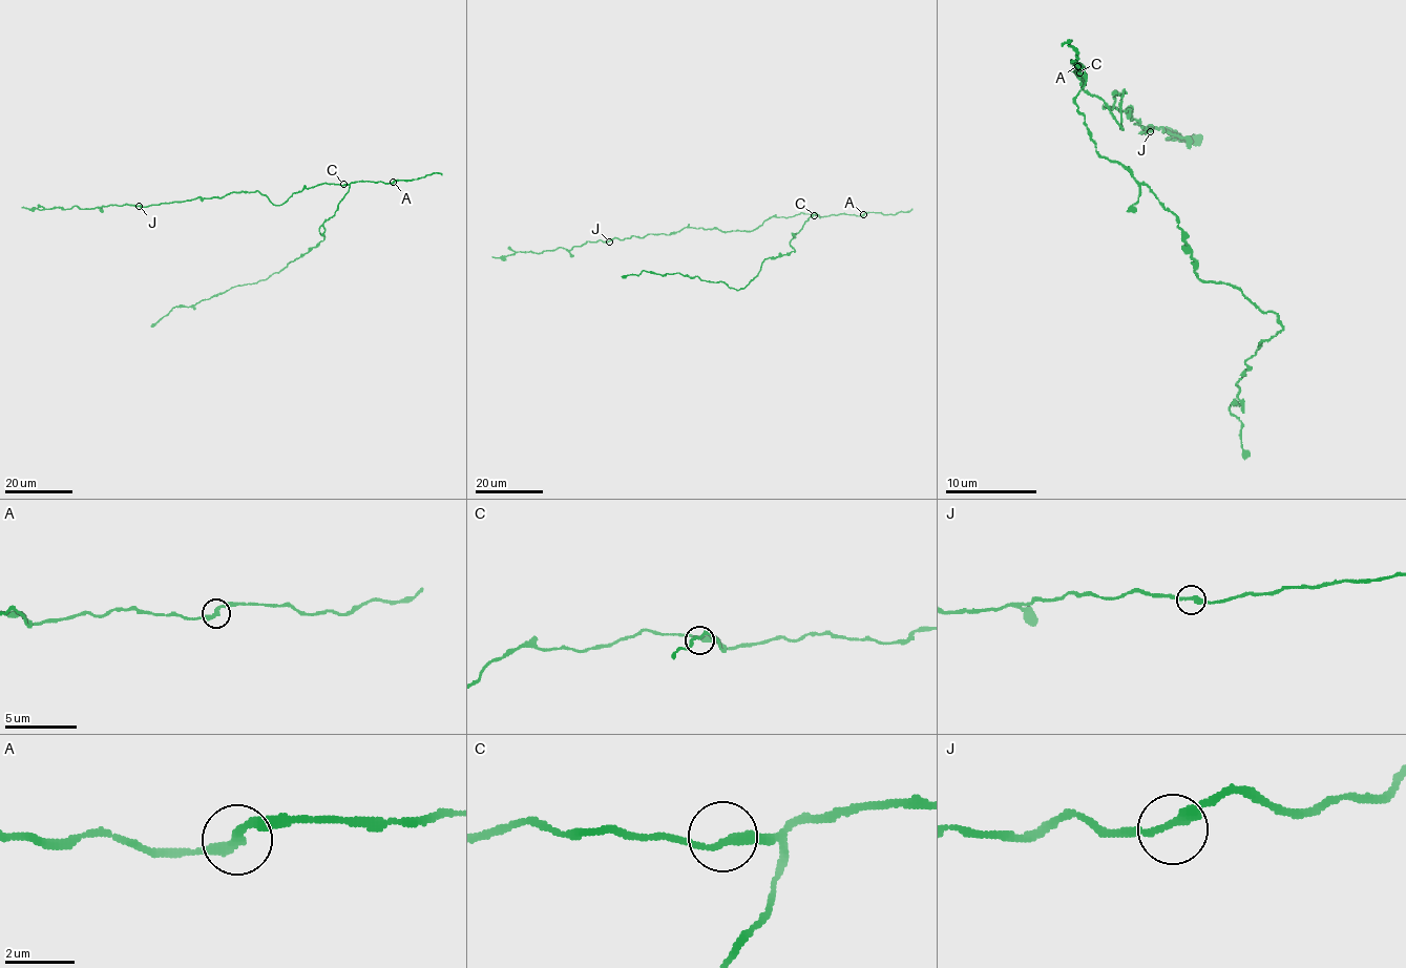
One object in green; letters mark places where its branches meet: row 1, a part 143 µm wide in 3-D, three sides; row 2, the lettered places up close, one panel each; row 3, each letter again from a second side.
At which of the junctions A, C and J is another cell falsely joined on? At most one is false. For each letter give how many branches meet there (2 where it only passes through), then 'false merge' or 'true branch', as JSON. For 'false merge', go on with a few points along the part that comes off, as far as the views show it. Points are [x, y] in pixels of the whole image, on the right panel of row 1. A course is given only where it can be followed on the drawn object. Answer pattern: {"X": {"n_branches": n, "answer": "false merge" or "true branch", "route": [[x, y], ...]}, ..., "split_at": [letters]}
{"A": {"n_branches": 2, "answer": "true branch"}, "C": {"n_branches": 2, "answer": "true branch"}, "J": {"n_branches": 2, "answer": "true branch"}, "split_at": []}

